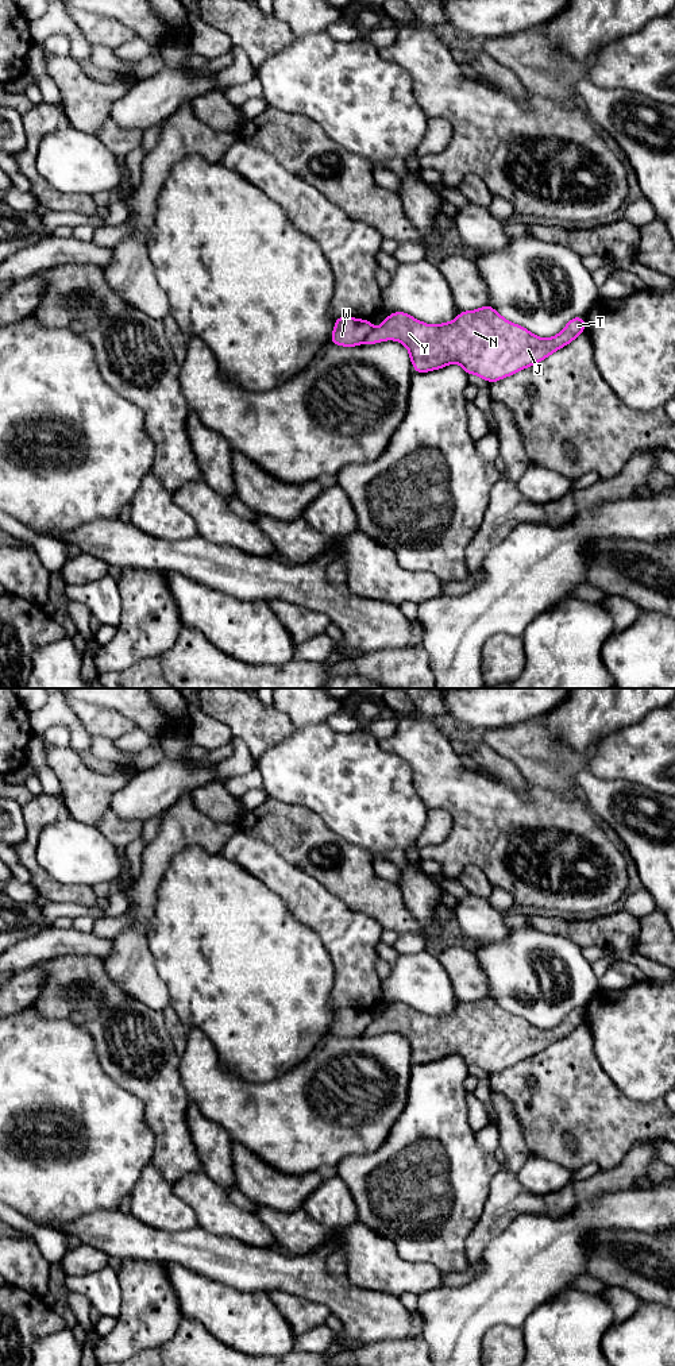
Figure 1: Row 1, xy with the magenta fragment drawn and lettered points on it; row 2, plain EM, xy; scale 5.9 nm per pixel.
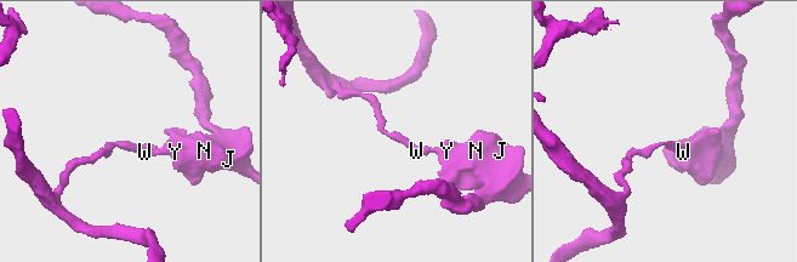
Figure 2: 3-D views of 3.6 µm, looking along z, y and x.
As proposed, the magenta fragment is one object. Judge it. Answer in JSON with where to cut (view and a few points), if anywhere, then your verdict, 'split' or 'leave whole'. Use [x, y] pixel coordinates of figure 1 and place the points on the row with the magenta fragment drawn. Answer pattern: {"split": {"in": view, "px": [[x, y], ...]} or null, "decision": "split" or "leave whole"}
{"split": {"in": "xy", "px": [[374, 328], [365, 340]]}, "decision": "split"}

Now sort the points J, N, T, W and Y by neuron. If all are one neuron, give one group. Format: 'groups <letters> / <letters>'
groups J N T Y / W

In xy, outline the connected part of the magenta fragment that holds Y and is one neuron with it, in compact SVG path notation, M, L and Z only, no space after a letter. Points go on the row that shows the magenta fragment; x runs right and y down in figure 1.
M487 305L477 310L460 312L454 321L437 325L425 324L404 312L394 312L369 333L366 343L375 344L385 340L402 343L409 351L416 374L456 363L468 375L475 374L487 382L497 382L541 362L571 343L583 331L585 319L574 317L560 333L554 337L541 339L526 328L505 320L495 309Z

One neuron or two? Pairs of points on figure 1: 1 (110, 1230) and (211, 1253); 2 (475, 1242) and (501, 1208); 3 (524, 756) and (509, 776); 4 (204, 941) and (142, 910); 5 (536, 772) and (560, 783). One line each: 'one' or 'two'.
1: one
2: one
3: two
4: two
5: one

